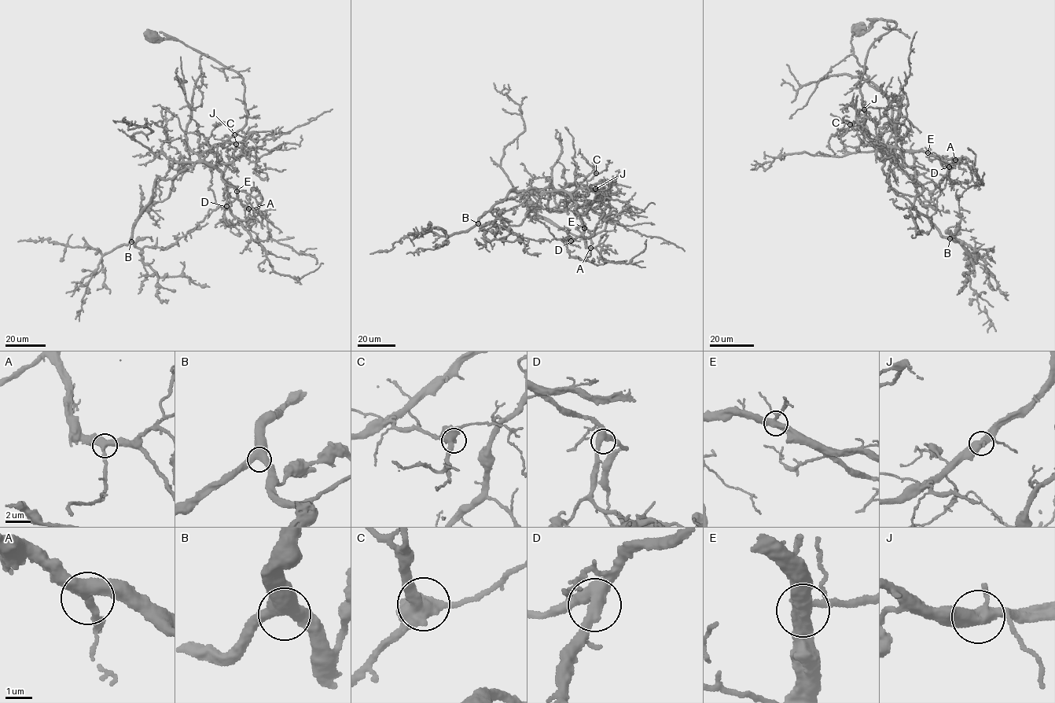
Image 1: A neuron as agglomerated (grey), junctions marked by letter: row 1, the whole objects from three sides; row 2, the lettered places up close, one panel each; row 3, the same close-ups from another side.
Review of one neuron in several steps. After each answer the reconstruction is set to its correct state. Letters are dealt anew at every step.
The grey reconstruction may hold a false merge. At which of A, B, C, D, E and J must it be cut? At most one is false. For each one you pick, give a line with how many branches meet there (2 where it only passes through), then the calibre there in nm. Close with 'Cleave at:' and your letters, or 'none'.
Cleave at: none

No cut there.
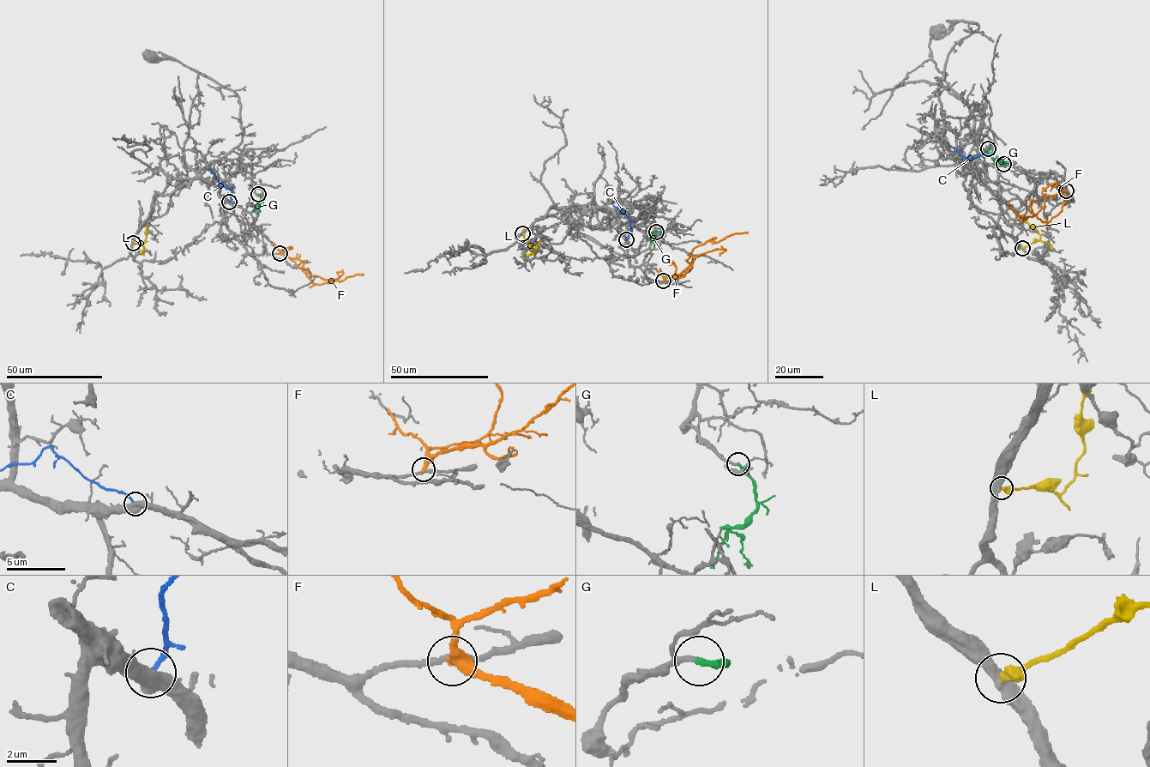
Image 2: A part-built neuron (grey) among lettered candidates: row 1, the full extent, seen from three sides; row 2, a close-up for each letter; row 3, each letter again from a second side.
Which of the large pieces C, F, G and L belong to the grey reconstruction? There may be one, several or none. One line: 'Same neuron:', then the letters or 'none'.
Same neuron: G

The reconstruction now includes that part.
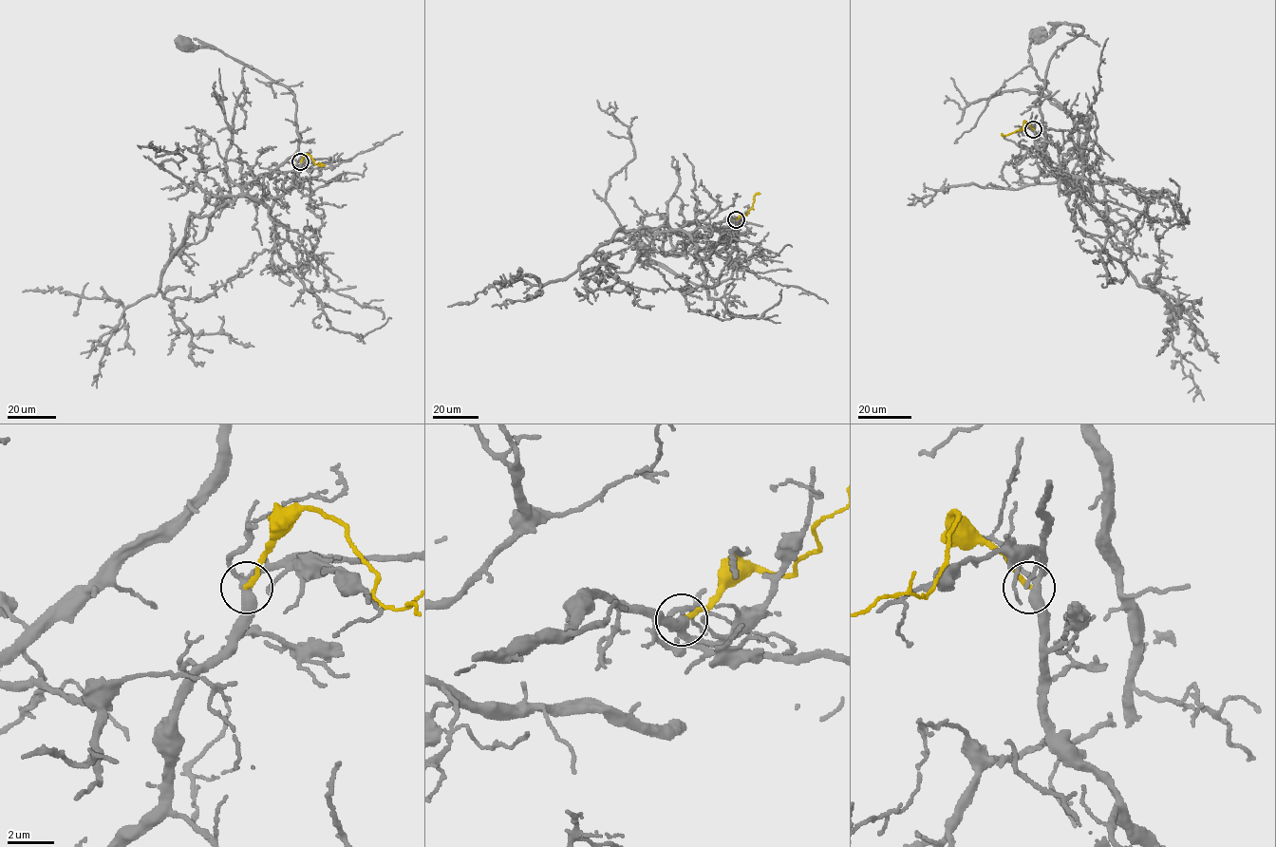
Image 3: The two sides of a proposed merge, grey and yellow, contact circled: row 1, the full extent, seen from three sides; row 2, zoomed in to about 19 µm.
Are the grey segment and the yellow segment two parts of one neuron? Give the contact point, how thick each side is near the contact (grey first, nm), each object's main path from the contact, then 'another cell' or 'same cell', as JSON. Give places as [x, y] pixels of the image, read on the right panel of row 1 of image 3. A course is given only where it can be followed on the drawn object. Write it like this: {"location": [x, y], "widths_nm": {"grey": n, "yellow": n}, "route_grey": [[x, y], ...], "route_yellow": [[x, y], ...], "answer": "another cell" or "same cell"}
{"location": [1033, 129], "widths_nm": {"grey": 320, "yellow": 220}, "route_grey": [[1034, 129], [1064, 178], [1043, 155], [1040, 98], [1051, 57], [1084, 28], [1065, 23], [1035, 33]], "route_yellow": [[1033, 129], [1024, 121], [1021, 130], [1002, 135]], "answer": "another cell"}

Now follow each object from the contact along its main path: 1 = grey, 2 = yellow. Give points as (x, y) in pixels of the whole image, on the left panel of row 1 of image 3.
1: (300, 162), (283, 195), (248, 194), (297, 148), (295, 96), (221, 51), (186, 42)
2: (300, 162), (309, 154), (313, 162), (325, 165)

